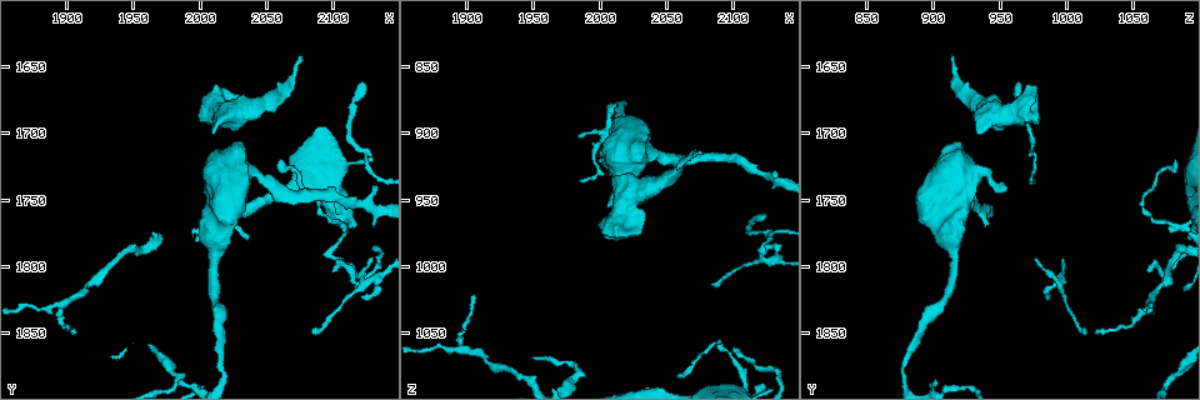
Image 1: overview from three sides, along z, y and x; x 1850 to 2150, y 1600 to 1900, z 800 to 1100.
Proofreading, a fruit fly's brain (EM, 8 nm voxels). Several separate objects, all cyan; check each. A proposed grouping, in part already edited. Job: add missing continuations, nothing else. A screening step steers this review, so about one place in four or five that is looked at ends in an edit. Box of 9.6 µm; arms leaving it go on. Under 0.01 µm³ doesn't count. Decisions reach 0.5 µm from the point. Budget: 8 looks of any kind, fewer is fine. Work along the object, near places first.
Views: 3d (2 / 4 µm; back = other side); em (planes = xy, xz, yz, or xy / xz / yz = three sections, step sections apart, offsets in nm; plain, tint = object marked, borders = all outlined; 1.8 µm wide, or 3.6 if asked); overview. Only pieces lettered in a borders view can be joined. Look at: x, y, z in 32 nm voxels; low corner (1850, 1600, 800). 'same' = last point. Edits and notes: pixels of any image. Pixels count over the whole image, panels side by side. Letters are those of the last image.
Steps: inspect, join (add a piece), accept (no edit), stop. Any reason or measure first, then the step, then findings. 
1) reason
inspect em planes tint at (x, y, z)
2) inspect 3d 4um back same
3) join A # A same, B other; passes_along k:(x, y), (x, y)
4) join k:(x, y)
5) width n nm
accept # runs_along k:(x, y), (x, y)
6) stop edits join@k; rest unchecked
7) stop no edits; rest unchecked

tapers out
inspect em planes borders at (2074, 1642, 912)

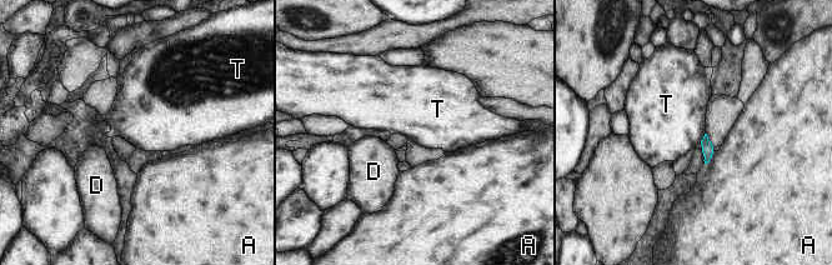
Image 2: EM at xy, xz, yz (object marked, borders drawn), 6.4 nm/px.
join T # A other, D other, T same; it goes on there

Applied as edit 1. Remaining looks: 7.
inspect overview

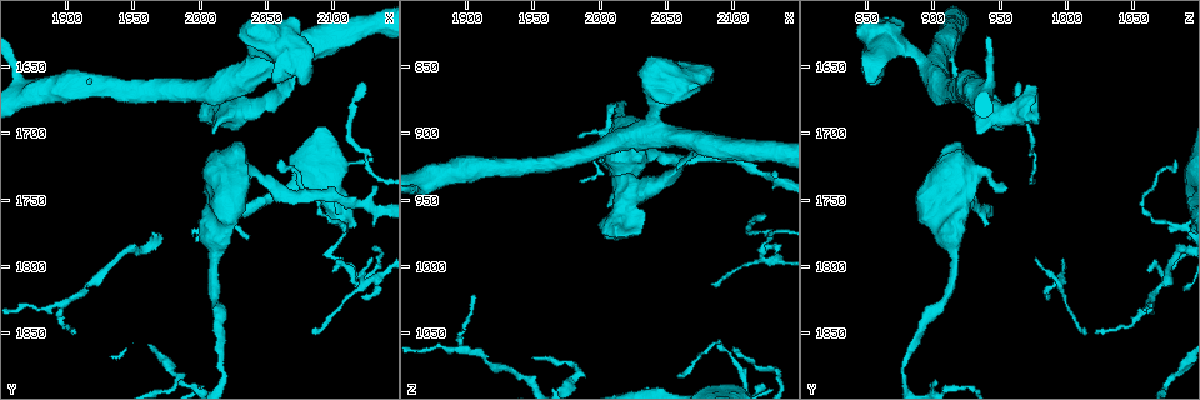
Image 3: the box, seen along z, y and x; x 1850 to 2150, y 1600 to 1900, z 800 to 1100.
inspect 3d 4um at (2008, 1738, 954)

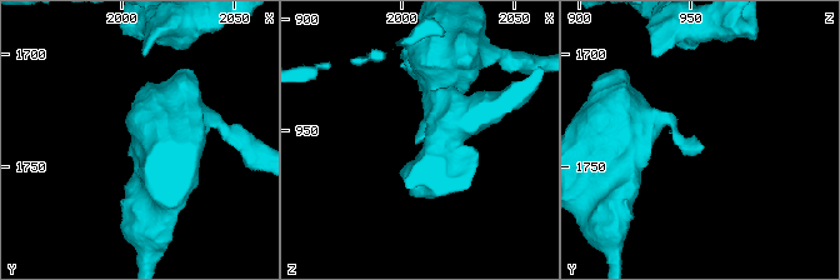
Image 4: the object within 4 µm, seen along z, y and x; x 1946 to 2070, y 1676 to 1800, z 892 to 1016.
shape alone is not enough
inspect em planes borders at (2007, 1740, 954)

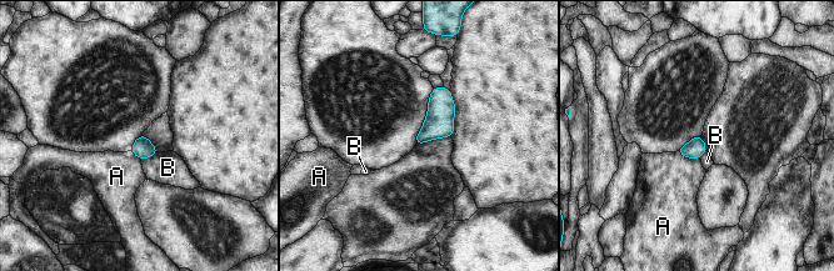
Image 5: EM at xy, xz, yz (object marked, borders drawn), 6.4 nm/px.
accept # A other, B other; border 5:(160, 152), (141, 160); none of them fits

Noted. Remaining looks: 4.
sudden change in width
inspect 3d 4um back at (2016, 1684, 962)

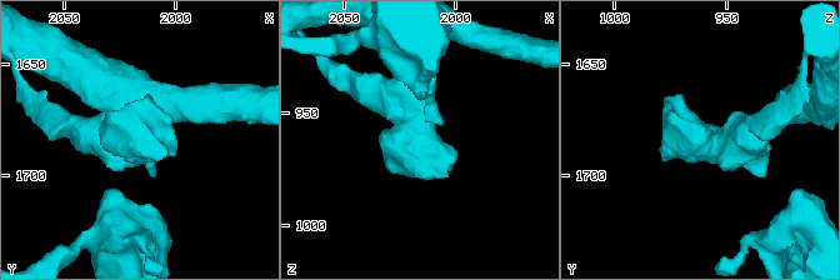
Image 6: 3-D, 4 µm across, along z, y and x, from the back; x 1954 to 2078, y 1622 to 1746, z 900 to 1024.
now the EM
inspect em 3.6um planes borders at (2016, 1685, 959)

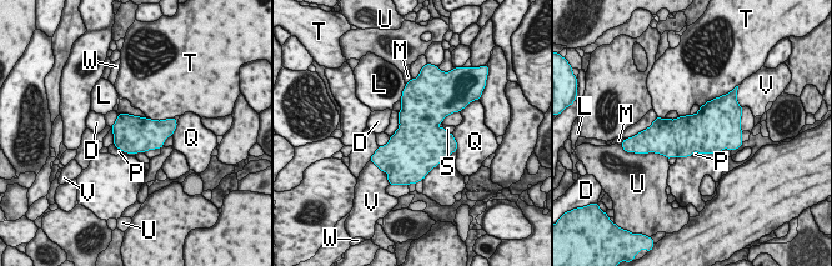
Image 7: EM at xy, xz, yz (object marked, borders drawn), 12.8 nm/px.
width 480 nm
accept # D other, L other, M other, P other, Q other, S other, T other, U other, V other, W other; border 7:(114, 144), (123, 151), (135, 154); no lettered piece goes on from it

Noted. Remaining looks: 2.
stop edits join@2; rest unchecked

